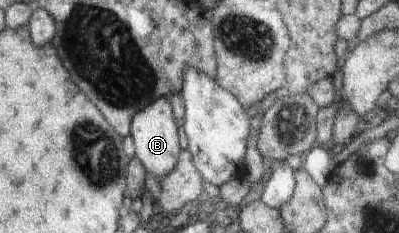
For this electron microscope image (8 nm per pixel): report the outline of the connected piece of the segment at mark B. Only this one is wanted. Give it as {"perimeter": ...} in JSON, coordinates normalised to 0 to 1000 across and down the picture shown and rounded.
{"perimeter":[[[393,421],[378,446],[356,455],[356,468],[328,515],[323,571],[333,588],[338,661],[366,738],[393,755],[398,768],[419,755],[439,721],[456,644],[449,631],[444,549],[429,442],[419,421]]]}

